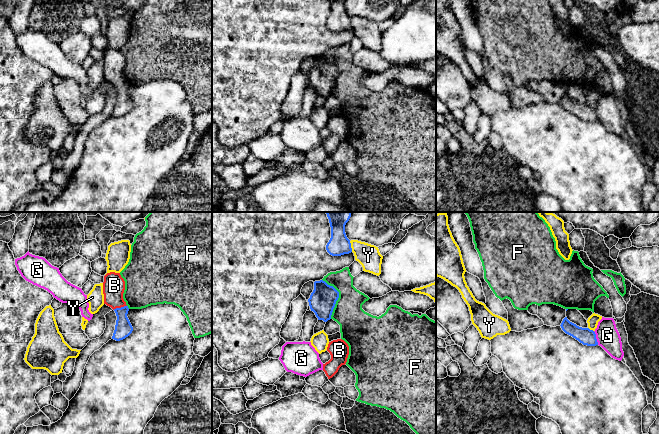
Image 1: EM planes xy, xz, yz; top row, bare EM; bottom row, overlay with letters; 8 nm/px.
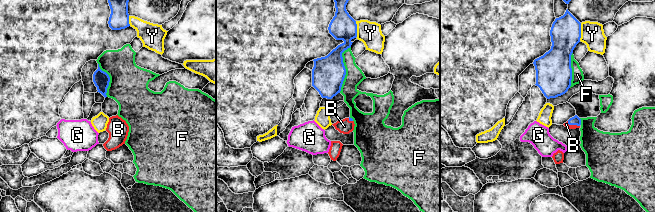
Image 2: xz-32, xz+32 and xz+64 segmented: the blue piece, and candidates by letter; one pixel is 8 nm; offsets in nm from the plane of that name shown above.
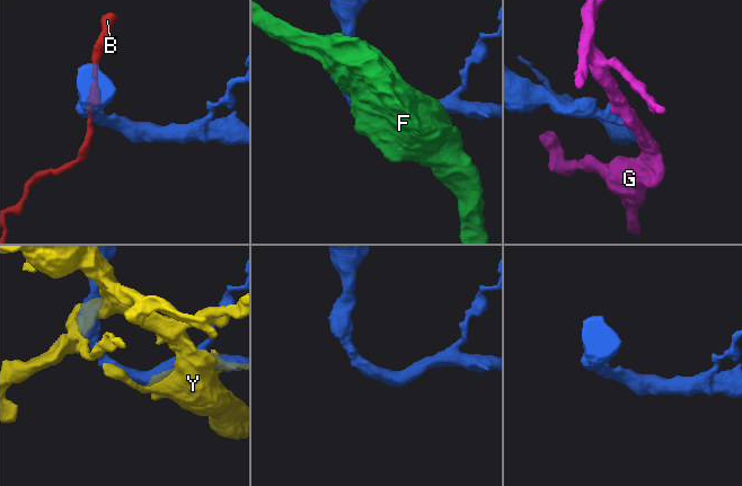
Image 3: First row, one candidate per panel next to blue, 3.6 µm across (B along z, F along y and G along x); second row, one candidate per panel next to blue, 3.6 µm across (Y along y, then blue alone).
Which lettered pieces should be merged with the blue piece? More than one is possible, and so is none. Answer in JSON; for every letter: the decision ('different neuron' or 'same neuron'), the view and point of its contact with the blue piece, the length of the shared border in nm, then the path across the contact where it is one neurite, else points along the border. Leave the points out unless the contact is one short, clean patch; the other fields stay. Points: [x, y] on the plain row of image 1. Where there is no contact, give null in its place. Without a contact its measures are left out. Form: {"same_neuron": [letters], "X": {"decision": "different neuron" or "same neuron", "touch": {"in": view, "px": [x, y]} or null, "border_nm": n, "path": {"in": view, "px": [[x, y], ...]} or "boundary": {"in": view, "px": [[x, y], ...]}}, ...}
{"same_neuron": ["B"], "B": {"decision": "same neuron", "touch": {"in": "xy", "px": [119, 84]}, "border_nm": 120, "path": {"in": "xy", "px": [[123, 104], [122, 91], [119, 84], [114, 75], [114, 61]]}}, "F": {"decision": "different neuron", "touch": {"in": "xz", "px": [338, 73]}, "border_nm": 320}, "G": {"decision": "different neuron", "touch": {"in": "yz", "px": [595, 114]}, "border_nm": 120}, "Y": {"decision": "different neuron", "touch": {"in": "xz", "px": [350, 22]}, "border_nm": 90}}

